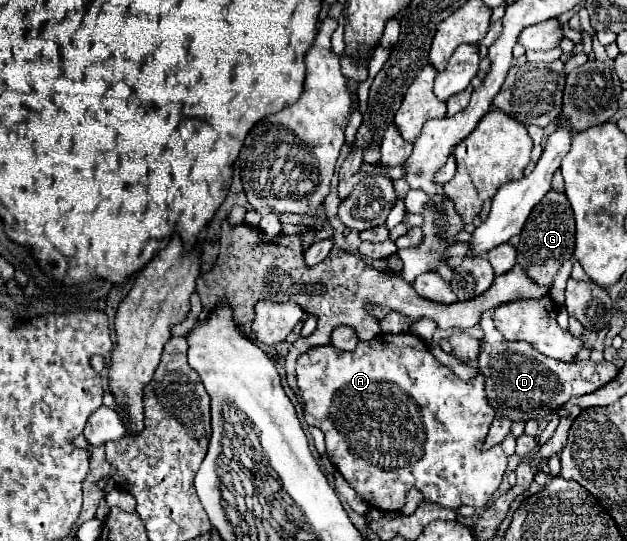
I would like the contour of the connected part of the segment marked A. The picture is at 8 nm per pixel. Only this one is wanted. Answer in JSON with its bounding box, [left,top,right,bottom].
[296,332,506,512]

